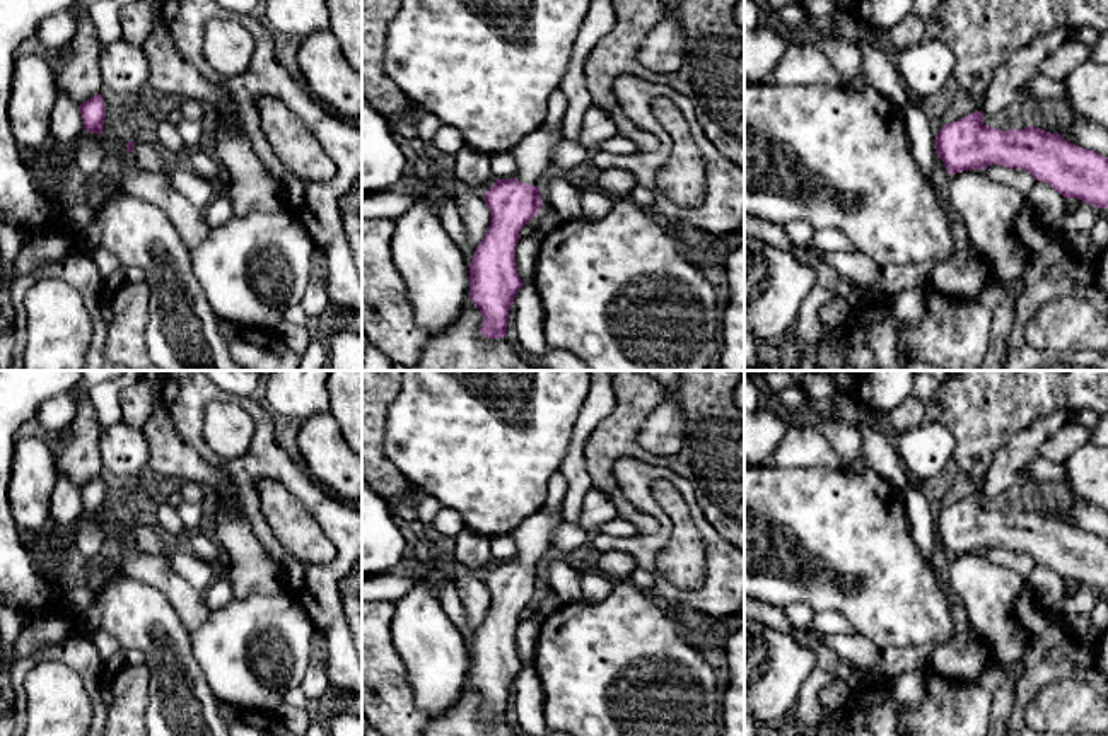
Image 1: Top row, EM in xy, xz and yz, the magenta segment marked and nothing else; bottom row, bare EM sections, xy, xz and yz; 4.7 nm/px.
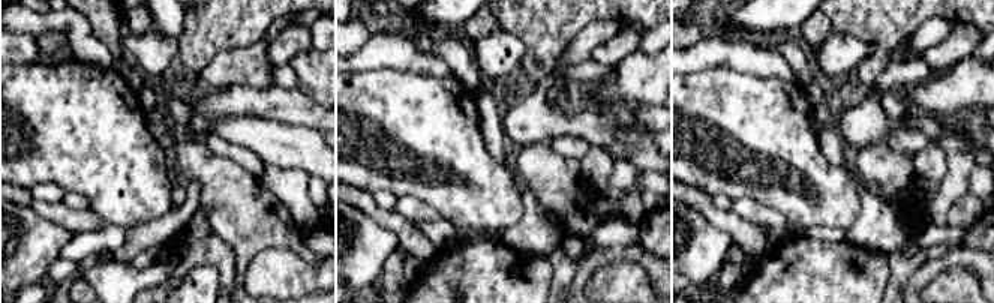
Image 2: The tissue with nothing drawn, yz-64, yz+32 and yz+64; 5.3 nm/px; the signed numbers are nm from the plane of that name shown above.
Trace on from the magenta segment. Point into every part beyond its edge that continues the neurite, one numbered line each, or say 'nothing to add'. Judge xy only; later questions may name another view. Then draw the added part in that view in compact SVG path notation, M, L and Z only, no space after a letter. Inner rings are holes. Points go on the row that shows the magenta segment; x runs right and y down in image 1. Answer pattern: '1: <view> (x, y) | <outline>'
1: xy (149, 157) | M135 143L133 159L138 167L149 172L164 172L162 149L157 143Z

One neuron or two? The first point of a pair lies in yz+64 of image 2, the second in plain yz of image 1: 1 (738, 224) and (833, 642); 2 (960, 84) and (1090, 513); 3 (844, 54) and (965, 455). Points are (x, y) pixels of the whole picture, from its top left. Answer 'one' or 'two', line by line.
1: two
2: two
3: two

